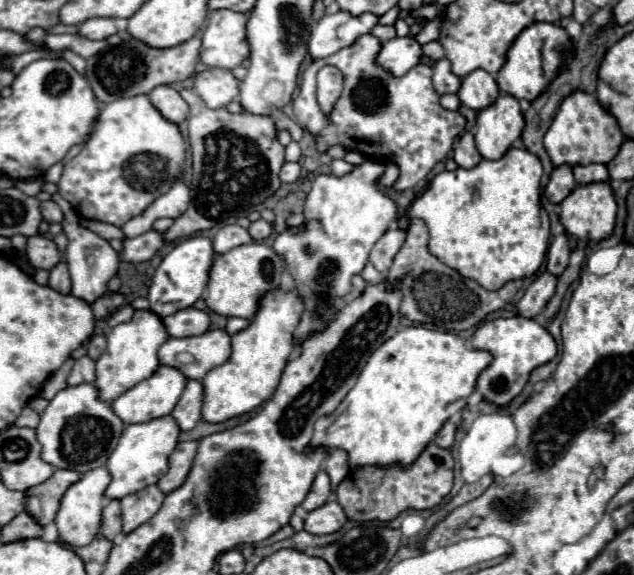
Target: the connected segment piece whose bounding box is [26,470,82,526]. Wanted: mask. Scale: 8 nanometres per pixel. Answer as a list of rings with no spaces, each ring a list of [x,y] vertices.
[[[54,470],[52,478],[42,482],[40,486],[34,486],[28,490],[28,506],[26,510],[42,524],[46,526],[56,518],[56,512],[60,508],[60,500],[68,486],[78,482],[82,474],[74,470]]]

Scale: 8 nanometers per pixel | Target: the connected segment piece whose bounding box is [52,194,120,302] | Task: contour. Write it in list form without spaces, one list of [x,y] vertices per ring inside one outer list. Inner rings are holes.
[[[54,194],[52,196],[58,206],[62,208],[64,212],[64,220],[62,220],[62,228],[64,228],[64,234],[68,238],[68,248],[66,248],[66,254],[64,254],[64,260],[68,264],[68,272],[70,272],[70,280],[72,280],[72,294],[76,298],[82,298],[86,302],[94,302],[96,298],[104,296],[108,292],[108,282],[110,278],[116,274],[118,270],[118,264],[120,264],[120,258],[118,258],[118,252],[104,240],[100,238],[98,234],[94,234],[92,230],[84,228],[80,222],[78,222],[78,214],[74,212],[74,208],[60,196],[60,194]]]

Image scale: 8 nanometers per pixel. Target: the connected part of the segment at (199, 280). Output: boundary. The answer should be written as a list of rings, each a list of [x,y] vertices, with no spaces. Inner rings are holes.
[[[192,236],[182,240],[180,244],[176,244],[160,262],[160,266],[156,268],[154,276],[152,276],[152,284],[148,288],[148,302],[150,302],[150,310],[154,314],[158,314],[160,318],[174,314],[178,310],[190,308],[194,306],[194,302],[202,296],[206,282],[208,282],[208,270],[212,266],[214,260],[214,250],[212,250],[212,242],[204,236]]]

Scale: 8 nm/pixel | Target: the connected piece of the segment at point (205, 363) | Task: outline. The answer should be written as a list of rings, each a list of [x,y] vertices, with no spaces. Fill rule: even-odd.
[[[208,330],[194,338],[168,338],[160,350],[160,364],[178,368],[186,378],[202,380],[208,370],[230,358],[230,336],[224,330]]]

